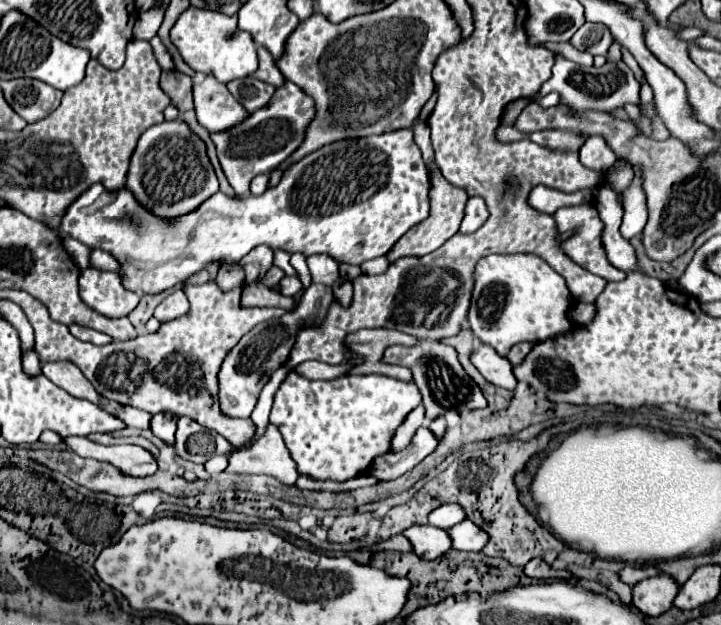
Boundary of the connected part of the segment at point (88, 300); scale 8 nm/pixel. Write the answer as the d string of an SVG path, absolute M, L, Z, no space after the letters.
M86 268L80 274L78 282L82 302L106 318L128 316L138 306L138 294L124 290L118 274L94 268Z

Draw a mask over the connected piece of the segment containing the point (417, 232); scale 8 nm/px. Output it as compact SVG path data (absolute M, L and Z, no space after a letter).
M432 166L432 188L430 188L430 216L420 222L418 226L414 226L412 230L408 230L408 234L404 234L404 238L400 238L396 242L396 246L392 248L392 252L388 254L388 260L394 262L402 256L424 256L424 254L430 254L434 252L436 248L440 248L448 238L452 238L458 228L460 228L460 222L464 218L464 206L466 206L466 200L468 200L468 194L452 184L448 184L442 174L438 172L436 166Z

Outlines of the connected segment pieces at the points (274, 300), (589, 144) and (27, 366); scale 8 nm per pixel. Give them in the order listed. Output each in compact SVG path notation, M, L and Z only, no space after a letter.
M252 282L242 286L242 306L280 306L284 310L292 310L296 302L288 296L274 292L272 288L264 286L262 282Z
M588 138L578 150L578 158L586 168L606 172L614 164L616 154L608 148L608 144L602 138Z
M34 350L26 352L26 356L24 356L24 360L22 360L22 370L24 370L24 374L28 374L28 376L36 376L36 374L42 372L40 360L36 360L36 358L38 358L38 356L36 356Z

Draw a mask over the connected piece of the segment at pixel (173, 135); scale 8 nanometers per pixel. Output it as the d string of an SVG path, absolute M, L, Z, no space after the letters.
M176 118L154 124L140 136L138 144L140 146L136 146L130 158L126 188L132 190L136 200L144 202L152 214L160 214L160 218L178 218L180 214L190 214L200 202L218 192L218 178L206 154L206 144L184 120Z

